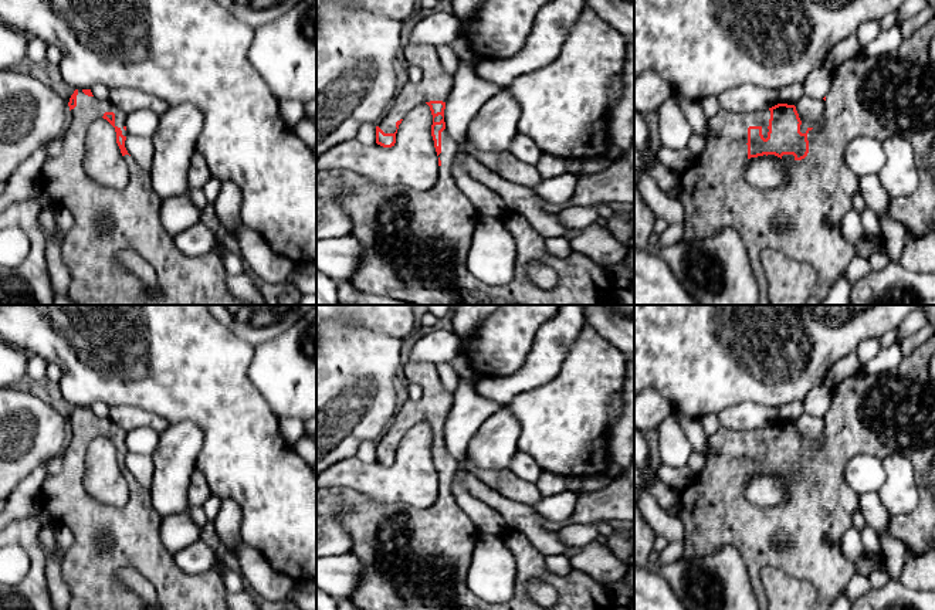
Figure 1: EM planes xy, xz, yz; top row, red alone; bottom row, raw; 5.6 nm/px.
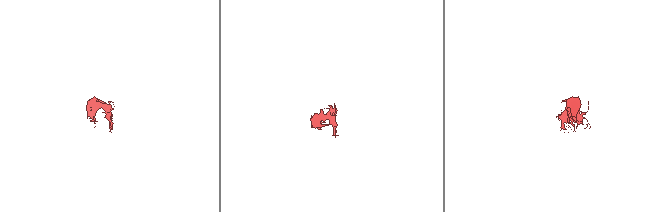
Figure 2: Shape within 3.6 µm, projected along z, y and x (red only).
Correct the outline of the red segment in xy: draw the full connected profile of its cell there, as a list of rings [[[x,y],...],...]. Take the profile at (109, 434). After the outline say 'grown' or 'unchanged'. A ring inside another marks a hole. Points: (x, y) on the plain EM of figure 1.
[[[75,407],[68,424],[71,430],[68,447],[61,457],[62,470],[57,475],[47,475],[41,487],[41,509],[55,523],[68,526],[74,535],[62,558],[62,579],[70,590],[68,610],[230,610],[223,580],[227,563],[217,559],[210,570],[187,575],[162,543],[163,516],[152,505],[150,489],[125,465],[128,431],[109,417],[95,416],[91,407]],[[99,436],[115,445],[116,461],[128,482],[129,498],[119,508],[96,501],[84,488],[87,448]],[[102,532],[112,536],[112,546],[104,552],[96,546],[96,535]]]; grown

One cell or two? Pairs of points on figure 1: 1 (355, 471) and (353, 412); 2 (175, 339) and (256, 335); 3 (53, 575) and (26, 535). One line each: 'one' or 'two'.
1: two
2: two
3: two

